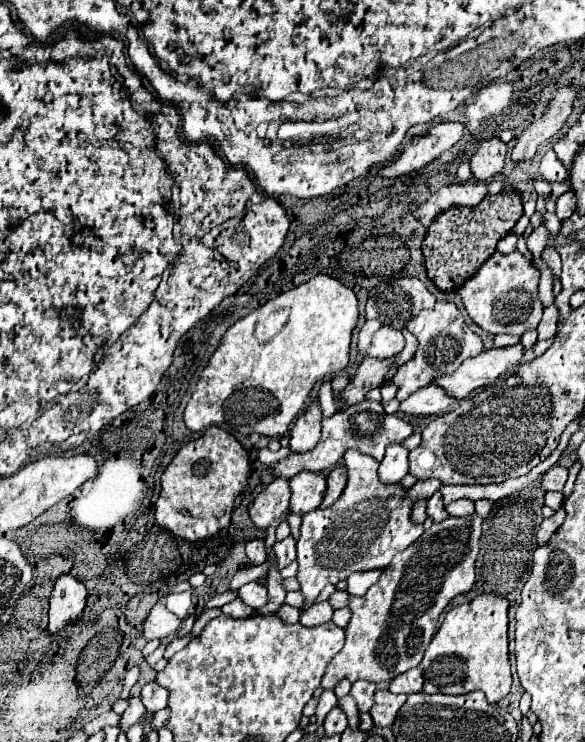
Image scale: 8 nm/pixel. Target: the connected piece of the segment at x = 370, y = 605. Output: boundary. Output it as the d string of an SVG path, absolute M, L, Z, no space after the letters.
M477 514L433 522L413 546L393 556L391 564L381 572L379 582L367 594L349 598L353 616L345 628L345 646L327 664L321 680L323 688L335 688L339 678L385 682L419 666L437 630L441 612L451 598L469 592L475 584L481 522Z

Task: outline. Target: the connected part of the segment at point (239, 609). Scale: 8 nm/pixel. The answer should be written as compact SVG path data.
M235 598L233 602L221 606L221 612L231 616L231 618L249 618L249 616L255 614L255 610L251 606L247 606L247 604L243 604L239 598Z

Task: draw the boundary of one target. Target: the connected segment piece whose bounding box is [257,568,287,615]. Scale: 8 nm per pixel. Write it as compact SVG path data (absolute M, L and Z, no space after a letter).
M271 568L268 573L268 585L267 591L269 595L268 603L257 610L261 615L267 615L275 613L282 606L285 601L285 590L281 586L281 574L279 574L279 568Z

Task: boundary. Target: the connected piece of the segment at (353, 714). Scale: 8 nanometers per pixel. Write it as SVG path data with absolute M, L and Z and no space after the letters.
M347 694L345 698L339 698L339 708L347 714L349 726L359 726L359 718L357 718L359 708L357 708L357 704L355 704L355 700L353 700L351 694Z

